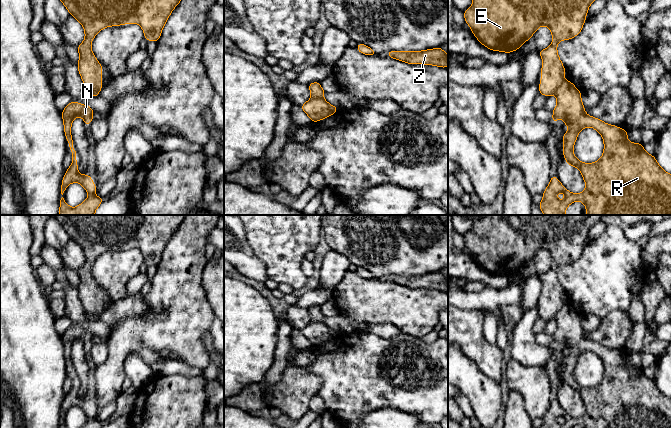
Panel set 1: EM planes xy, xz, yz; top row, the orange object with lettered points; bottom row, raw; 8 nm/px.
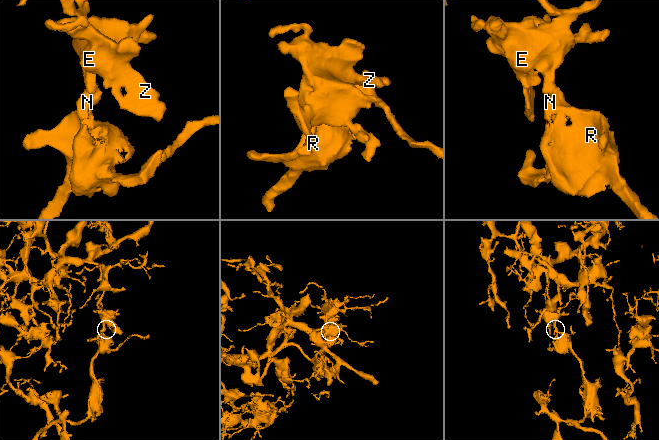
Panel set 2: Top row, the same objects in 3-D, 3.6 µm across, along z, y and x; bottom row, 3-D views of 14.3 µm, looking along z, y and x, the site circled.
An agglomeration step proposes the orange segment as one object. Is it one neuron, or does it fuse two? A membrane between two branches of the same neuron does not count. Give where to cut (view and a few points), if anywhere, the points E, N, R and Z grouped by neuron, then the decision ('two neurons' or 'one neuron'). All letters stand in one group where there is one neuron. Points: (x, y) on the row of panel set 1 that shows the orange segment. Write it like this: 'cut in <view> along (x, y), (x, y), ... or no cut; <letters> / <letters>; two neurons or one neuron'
cut in yz along (564, 80), (553, 93); E Z / N R; two neurons

